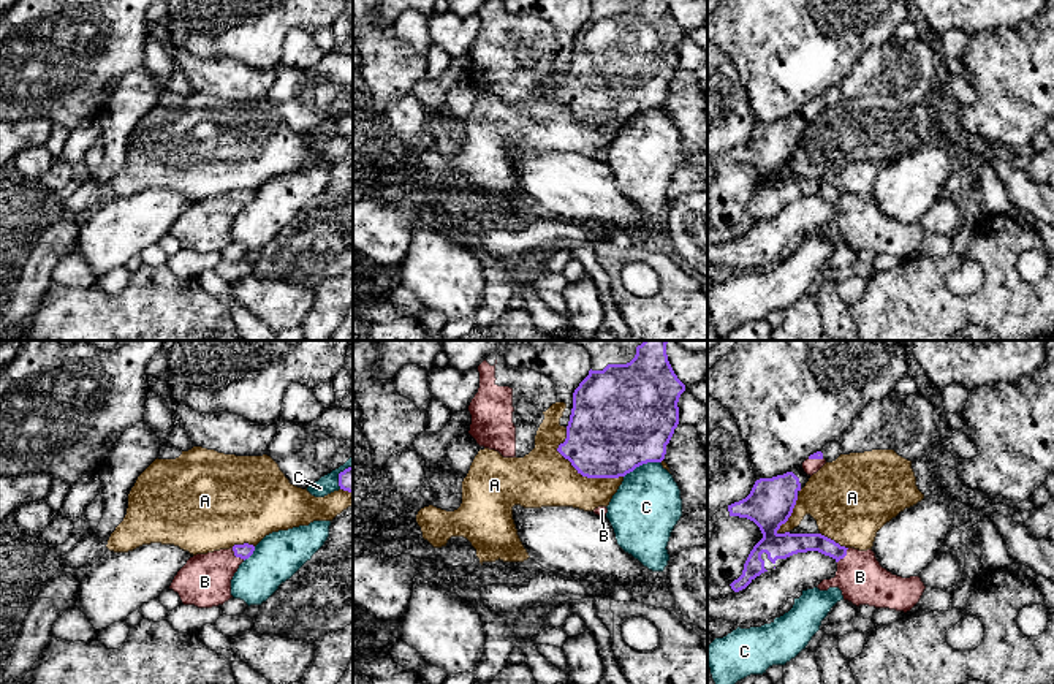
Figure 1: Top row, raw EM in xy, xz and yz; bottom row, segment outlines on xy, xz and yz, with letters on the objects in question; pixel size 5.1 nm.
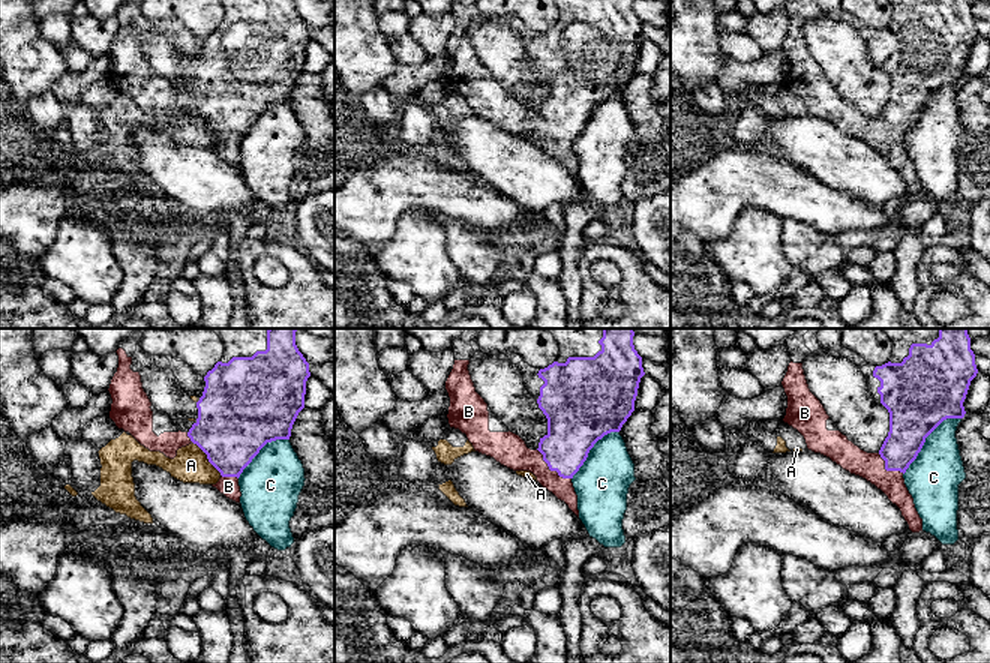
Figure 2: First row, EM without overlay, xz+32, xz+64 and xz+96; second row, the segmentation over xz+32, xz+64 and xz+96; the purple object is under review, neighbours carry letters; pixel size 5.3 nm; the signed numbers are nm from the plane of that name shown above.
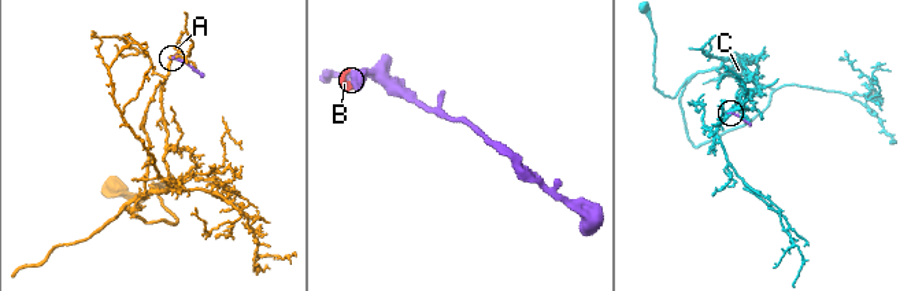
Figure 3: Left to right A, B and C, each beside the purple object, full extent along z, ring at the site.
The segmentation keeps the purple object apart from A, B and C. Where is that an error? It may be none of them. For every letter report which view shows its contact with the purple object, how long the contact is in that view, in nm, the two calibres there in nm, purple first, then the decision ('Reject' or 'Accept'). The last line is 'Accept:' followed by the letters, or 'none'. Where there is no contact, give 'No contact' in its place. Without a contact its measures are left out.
A: Touches purple in xz. Shared border 380 nm. Thickness 440 nm (purple) against 280 nm. Reject
B: Touches purple in xy. Shared border 90 nm. Thickness 80 nm (purple) against 260 nm. Accept
C: Touches purple in xz. Shared border 200 nm. Thickness 500 nm (purple) against 340 nm. Reject
Accept: B

